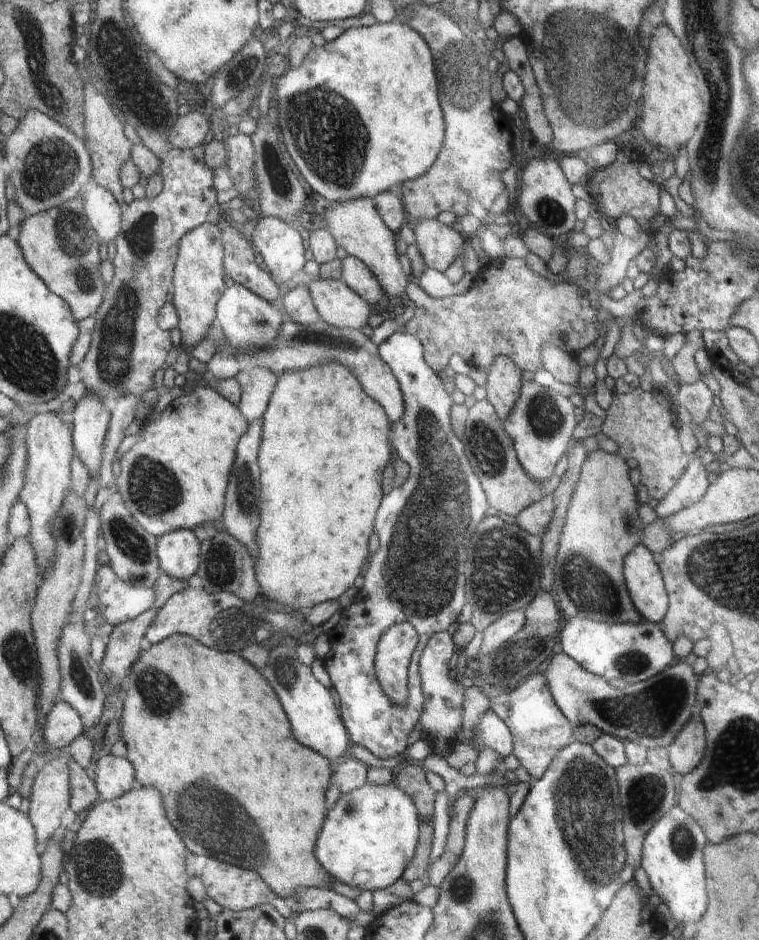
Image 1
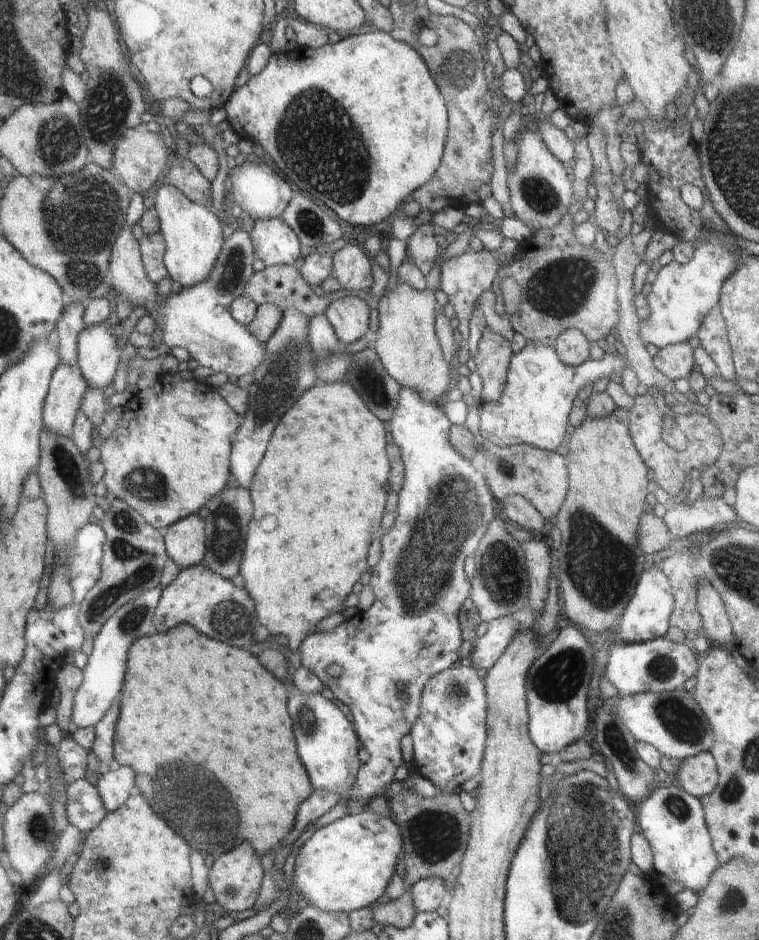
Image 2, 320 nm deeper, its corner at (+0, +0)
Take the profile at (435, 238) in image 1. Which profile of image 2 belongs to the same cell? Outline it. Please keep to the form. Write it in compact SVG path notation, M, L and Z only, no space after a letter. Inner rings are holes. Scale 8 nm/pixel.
M482 249L481 251L466 251L452 260L441 262L440 267L440 288L448 297L452 304L456 318L459 322L458 337L461 343L468 342L468 320L471 318L472 311L480 298L480 295L486 290L492 289L491 286L498 276L498 272L510 261L502 262L495 256L494 251Z

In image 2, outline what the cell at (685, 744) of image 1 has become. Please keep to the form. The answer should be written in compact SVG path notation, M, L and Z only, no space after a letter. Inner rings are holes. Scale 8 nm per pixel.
M711 751L684 759L675 782L697 799L716 790L719 782L718 763Z

